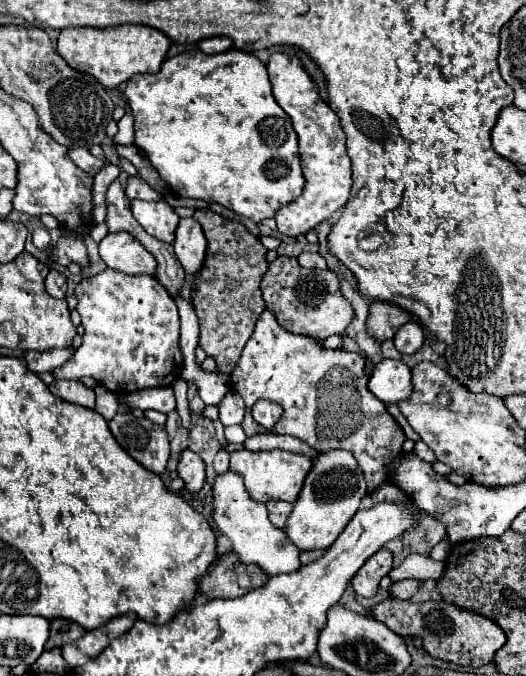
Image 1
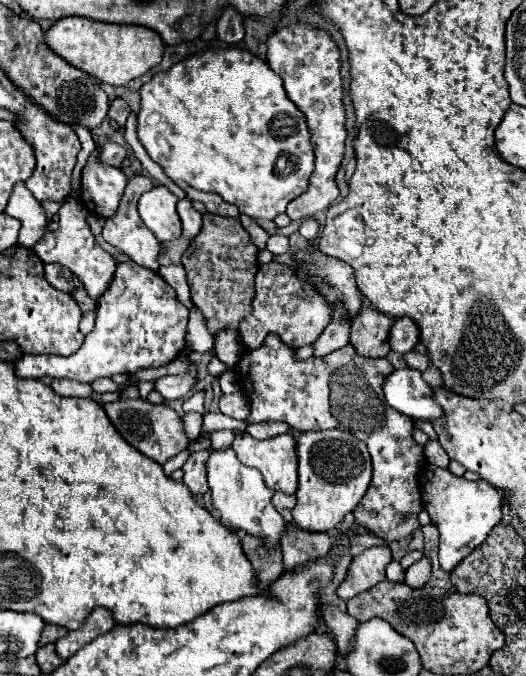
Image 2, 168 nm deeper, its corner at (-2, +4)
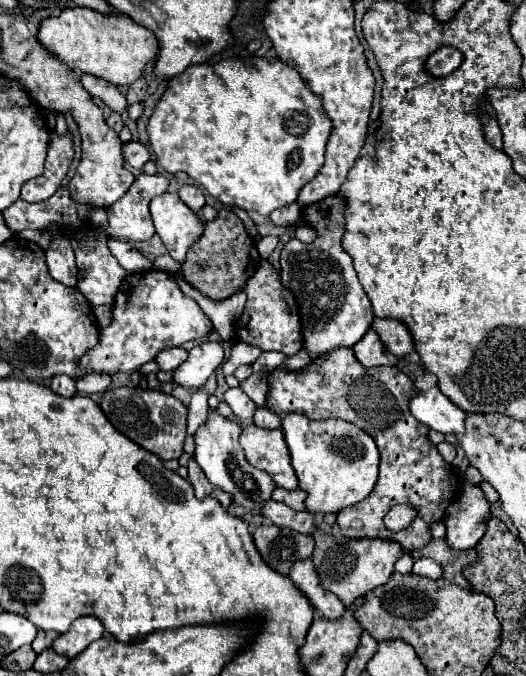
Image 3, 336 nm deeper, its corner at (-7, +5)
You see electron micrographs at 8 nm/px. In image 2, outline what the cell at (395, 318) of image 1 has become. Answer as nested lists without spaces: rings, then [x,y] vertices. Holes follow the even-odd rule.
[[[362,309],[352,323],[350,343],[364,357],[386,357],[390,351],[388,329],[392,327],[392,321],[392,317],[374,309]]]

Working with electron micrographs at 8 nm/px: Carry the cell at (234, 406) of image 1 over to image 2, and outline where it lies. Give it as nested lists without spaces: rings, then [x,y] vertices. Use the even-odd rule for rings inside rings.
[[[242,391],[232,393],[232,395],[222,395],[220,397],[220,411],[224,415],[238,419],[238,421],[246,421],[250,415],[250,401],[248,401],[248,397],[244,397]]]

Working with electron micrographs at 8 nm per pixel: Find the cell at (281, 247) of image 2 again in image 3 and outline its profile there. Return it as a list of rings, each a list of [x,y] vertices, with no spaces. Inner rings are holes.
[[[265,236],[263,240],[259,240],[259,242],[257,242],[257,250],[259,250],[261,258],[267,260],[269,254],[277,248],[277,244],[279,244],[279,238],[277,238],[277,236]]]

